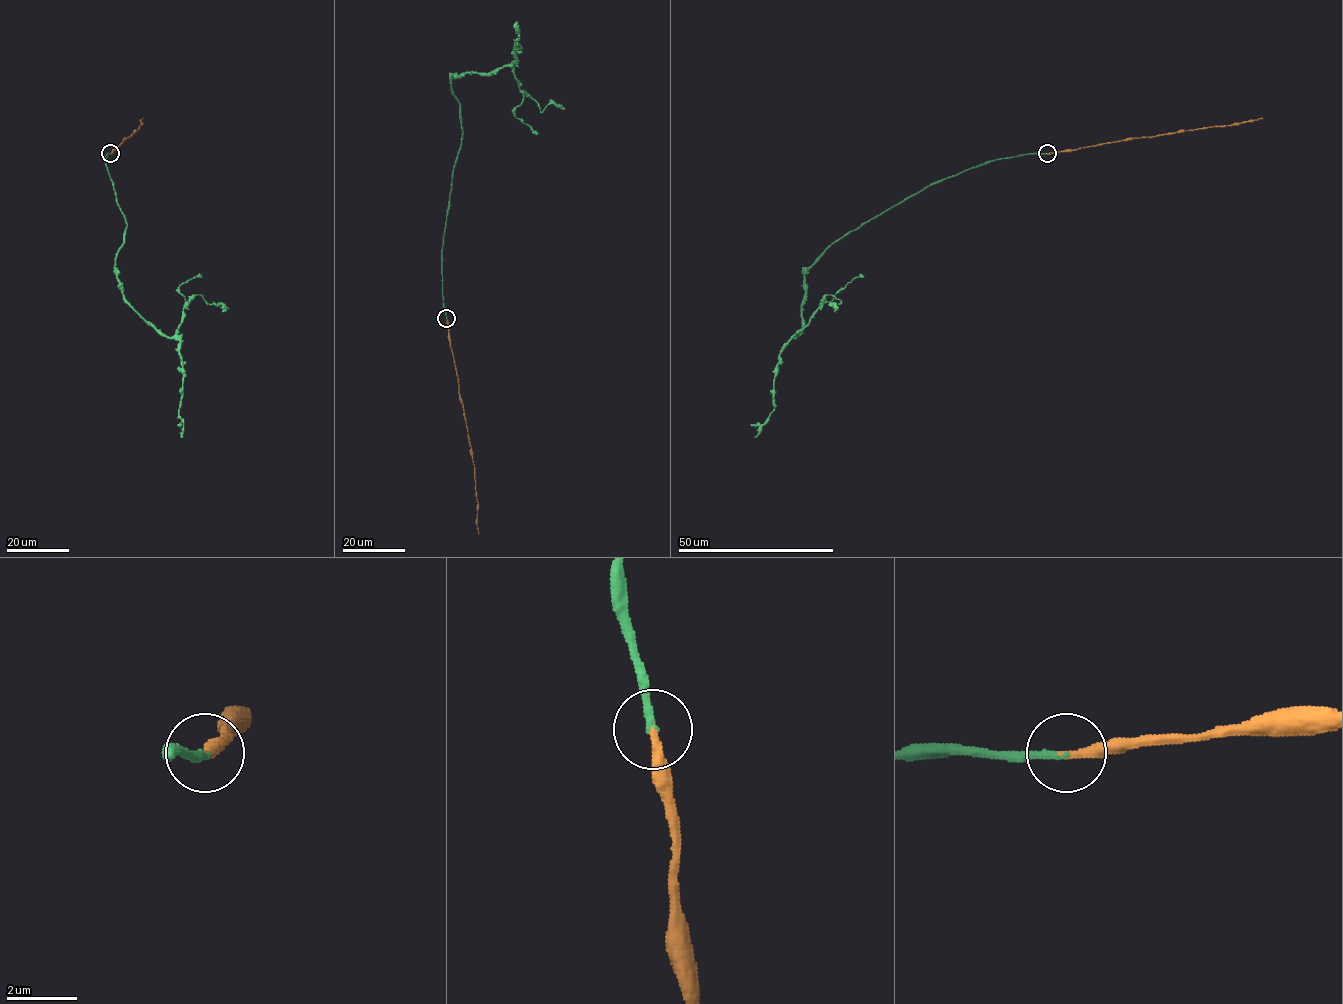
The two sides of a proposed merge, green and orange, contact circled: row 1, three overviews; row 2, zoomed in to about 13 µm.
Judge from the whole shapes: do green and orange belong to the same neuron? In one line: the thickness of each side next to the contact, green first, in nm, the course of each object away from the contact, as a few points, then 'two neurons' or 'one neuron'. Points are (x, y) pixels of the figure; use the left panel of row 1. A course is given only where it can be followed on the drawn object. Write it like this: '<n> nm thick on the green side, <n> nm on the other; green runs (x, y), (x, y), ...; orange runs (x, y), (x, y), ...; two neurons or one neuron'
240 nm thick on the green side, 280 nm on the other; green runs (111, 153), (106, 155), (107, 171), (126, 222), (117, 254), (118, 287), (156, 328), (179, 341), (183, 436); orange runs (111, 153), (138, 130), (143, 118); one neuron

